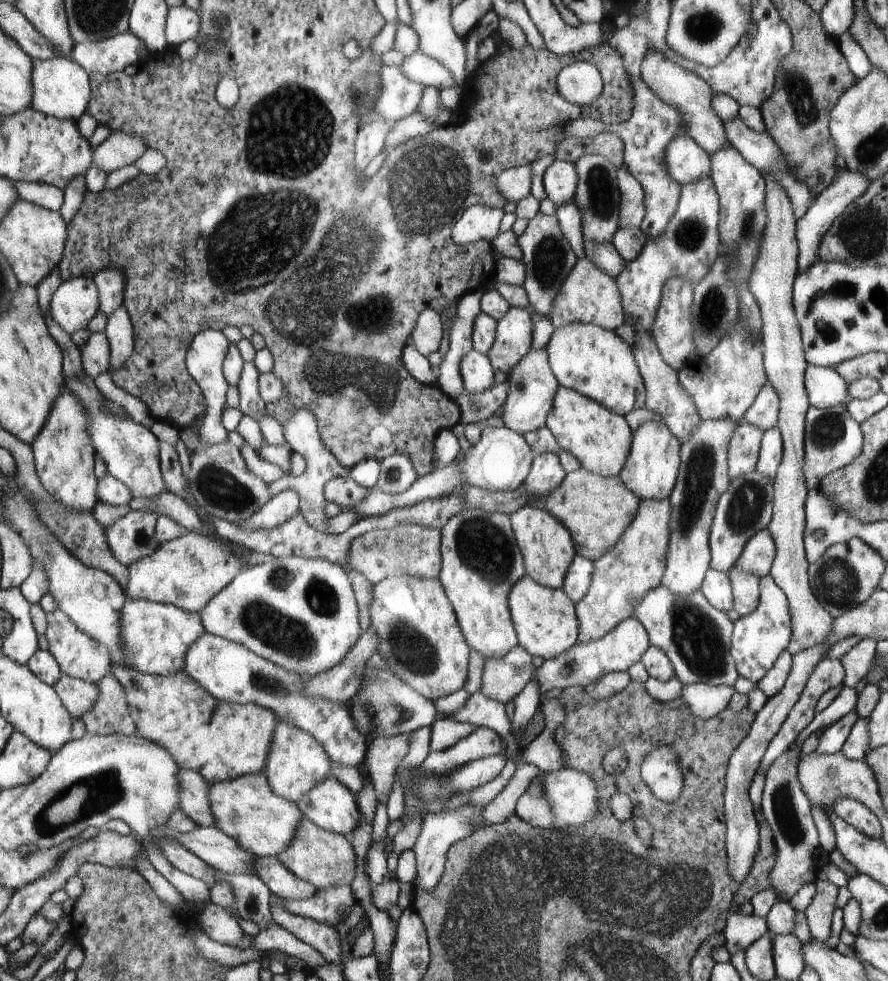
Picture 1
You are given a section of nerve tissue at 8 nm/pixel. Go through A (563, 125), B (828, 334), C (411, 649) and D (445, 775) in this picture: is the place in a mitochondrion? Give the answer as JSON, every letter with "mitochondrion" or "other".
{"A":"other","B":"other","C":"mitochondrion","D":"other"}

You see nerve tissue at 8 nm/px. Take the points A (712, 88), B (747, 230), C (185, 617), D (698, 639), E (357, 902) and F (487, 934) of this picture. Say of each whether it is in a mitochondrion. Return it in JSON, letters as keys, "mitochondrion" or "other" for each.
{"A":"other","B":"mitochondrion","C":"other","D":"mitochondrion","E":"other","F":"mitochondrion"}

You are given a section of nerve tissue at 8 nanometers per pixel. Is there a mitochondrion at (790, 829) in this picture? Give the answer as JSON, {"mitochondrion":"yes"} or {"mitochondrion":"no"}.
{"mitochondrion":"yes"}

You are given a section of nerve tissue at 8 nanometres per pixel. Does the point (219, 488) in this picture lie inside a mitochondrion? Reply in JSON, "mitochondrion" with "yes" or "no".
{"mitochondrion":"yes"}

